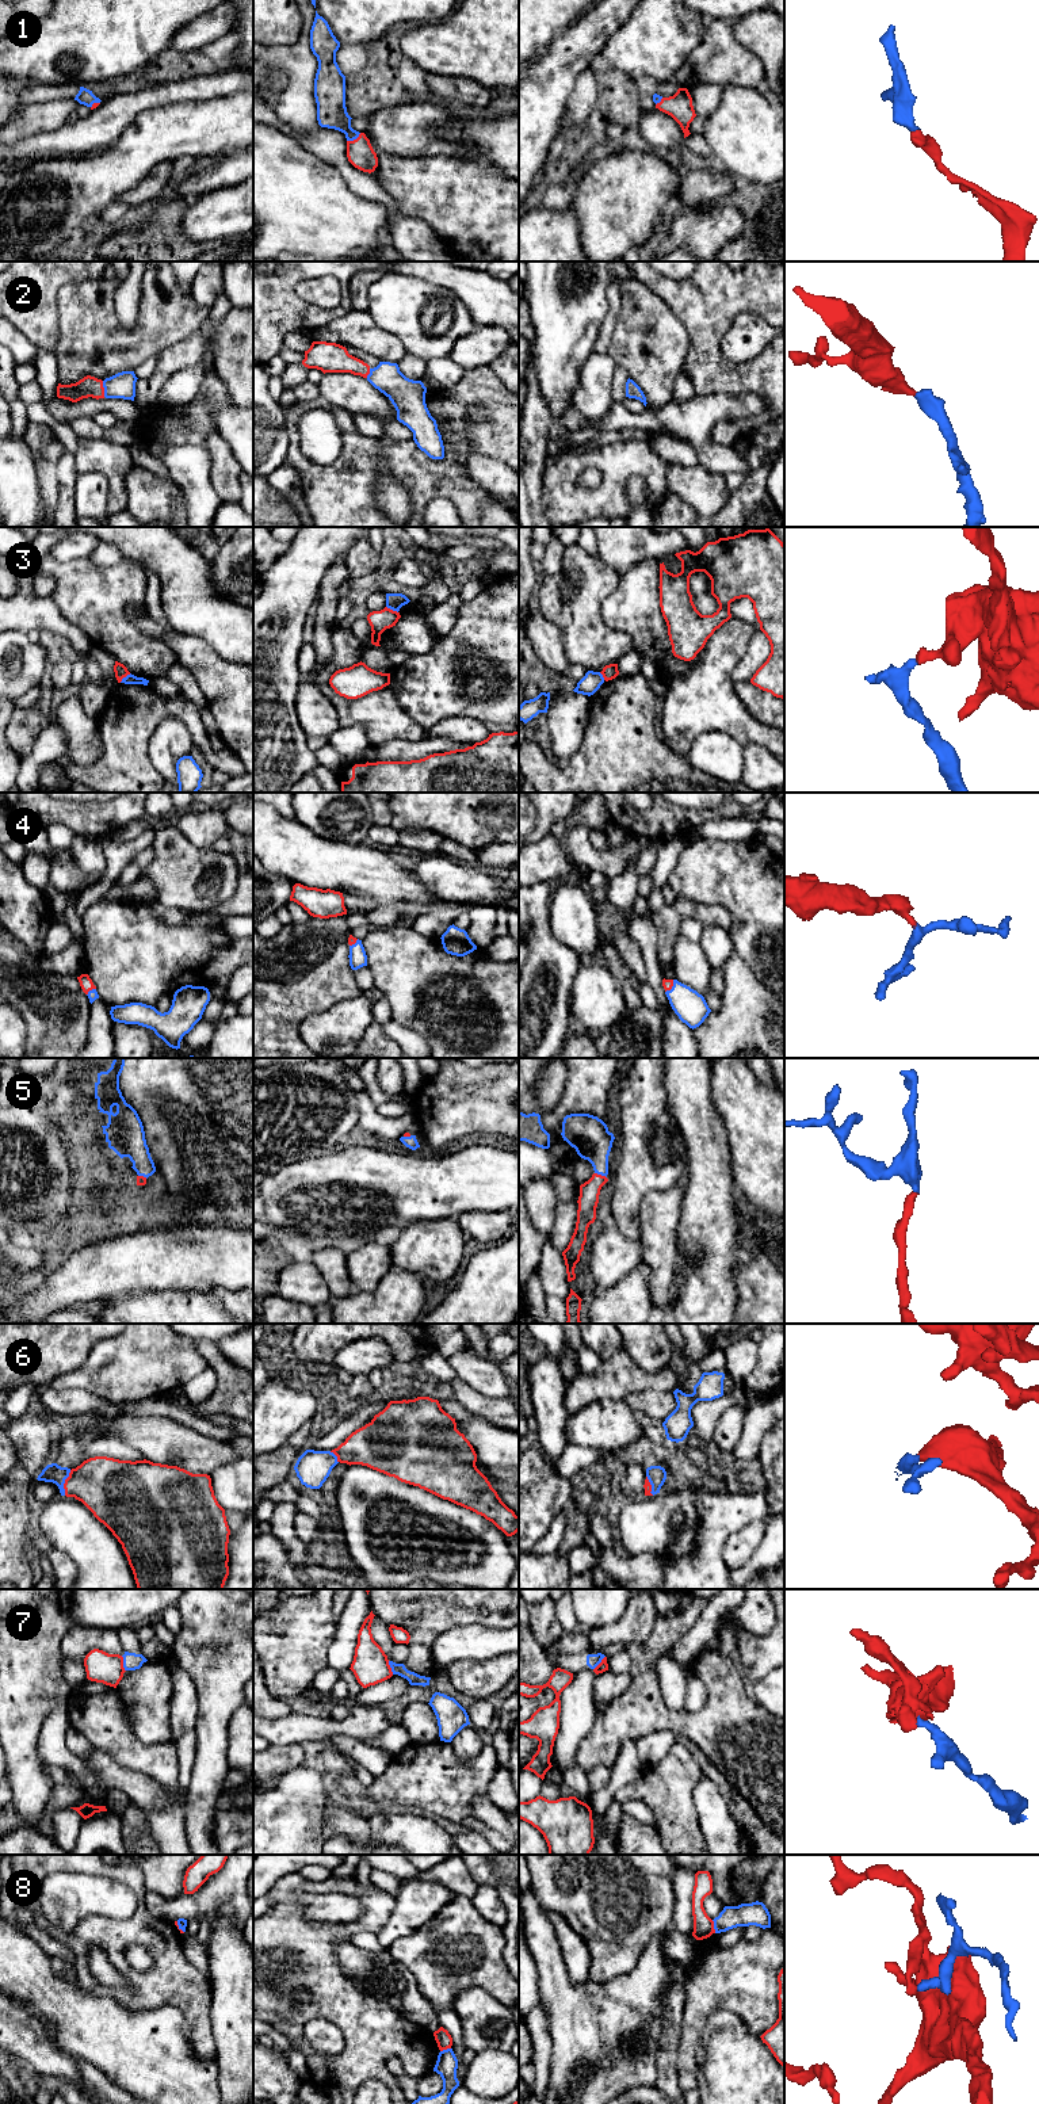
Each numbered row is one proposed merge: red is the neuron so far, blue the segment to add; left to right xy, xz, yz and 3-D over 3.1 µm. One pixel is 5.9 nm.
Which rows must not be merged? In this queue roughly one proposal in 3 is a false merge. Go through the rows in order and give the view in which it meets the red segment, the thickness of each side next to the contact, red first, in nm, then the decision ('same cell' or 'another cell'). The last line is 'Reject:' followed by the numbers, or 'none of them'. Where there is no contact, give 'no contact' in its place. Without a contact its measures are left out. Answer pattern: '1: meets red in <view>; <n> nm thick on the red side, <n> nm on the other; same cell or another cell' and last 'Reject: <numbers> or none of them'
1: meets red in xz; 160 nm thick on the red side, 180 nm on the other; same cell
2: meets red in xy; 130 nm thick on the red side, 160 nm on the other; same cell
3: meets red in xy; 80 nm thick on the red side, 60 nm on the other; another cell
4: meets red in xy; 80 nm thick on the red side, 70 nm on the other; same cell
5: meets red in yz; 120 nm thick on the red side, 240 nm on the other; same cell
6: meets red in xy; 340 nm thick on the red side, 110 nm on the other; same cell
7: meets red in xy; 190 nm thick on the red side, 110 nm on the other; another cell
8: meets red in yz; 130 nm thick on the red side, 140 nm on the other; another cell
Reject: 3, 7, 8

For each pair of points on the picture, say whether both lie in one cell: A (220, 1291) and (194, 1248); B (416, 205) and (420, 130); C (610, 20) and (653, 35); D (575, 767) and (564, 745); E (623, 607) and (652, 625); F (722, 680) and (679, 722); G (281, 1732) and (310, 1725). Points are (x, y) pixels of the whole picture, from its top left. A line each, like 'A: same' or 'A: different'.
A: different
B: different
C: different
D: different
E: same
F: same
G: same

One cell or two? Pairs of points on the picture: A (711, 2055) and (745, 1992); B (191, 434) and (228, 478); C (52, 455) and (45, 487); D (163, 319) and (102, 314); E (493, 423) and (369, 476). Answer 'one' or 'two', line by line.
A: two
B: one
C: one
D: one
E: one

